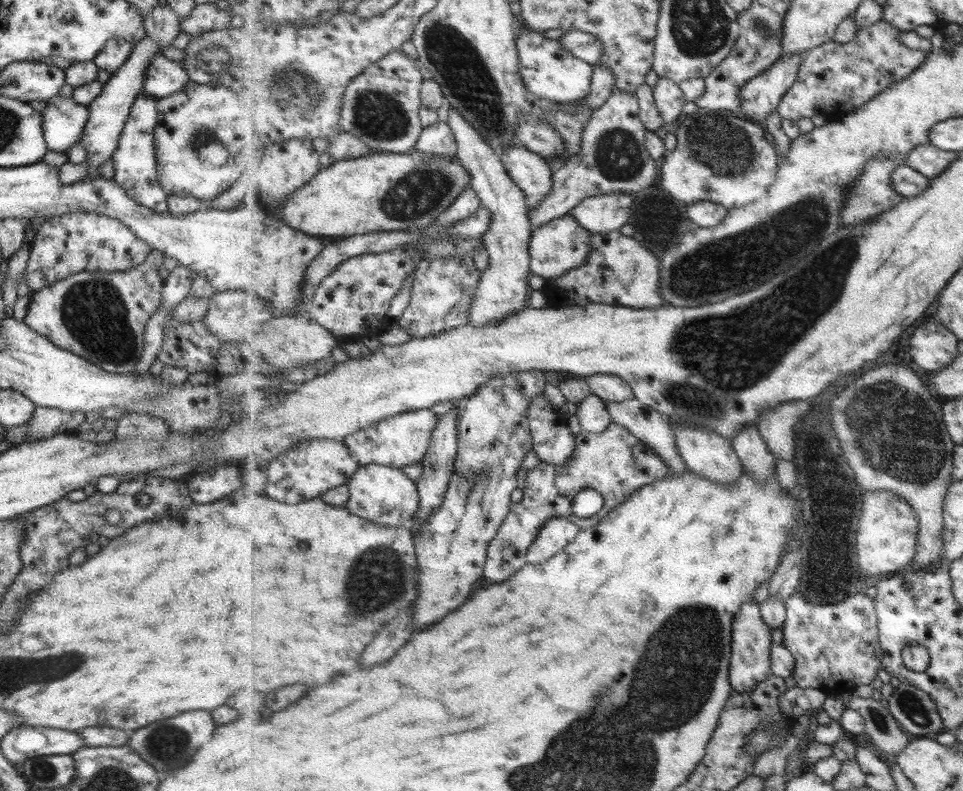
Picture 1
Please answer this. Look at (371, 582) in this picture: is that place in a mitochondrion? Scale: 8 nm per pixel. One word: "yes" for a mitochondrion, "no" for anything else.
yes

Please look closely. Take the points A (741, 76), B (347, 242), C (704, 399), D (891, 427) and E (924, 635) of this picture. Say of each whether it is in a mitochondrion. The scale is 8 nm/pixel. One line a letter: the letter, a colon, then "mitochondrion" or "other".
A: other
B: other
C: mitochondrion
D: mitochondrion
E: other

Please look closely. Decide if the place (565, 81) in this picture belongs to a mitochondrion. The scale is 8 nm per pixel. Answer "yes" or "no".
no

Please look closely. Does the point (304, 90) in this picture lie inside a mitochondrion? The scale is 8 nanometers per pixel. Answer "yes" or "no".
yes

